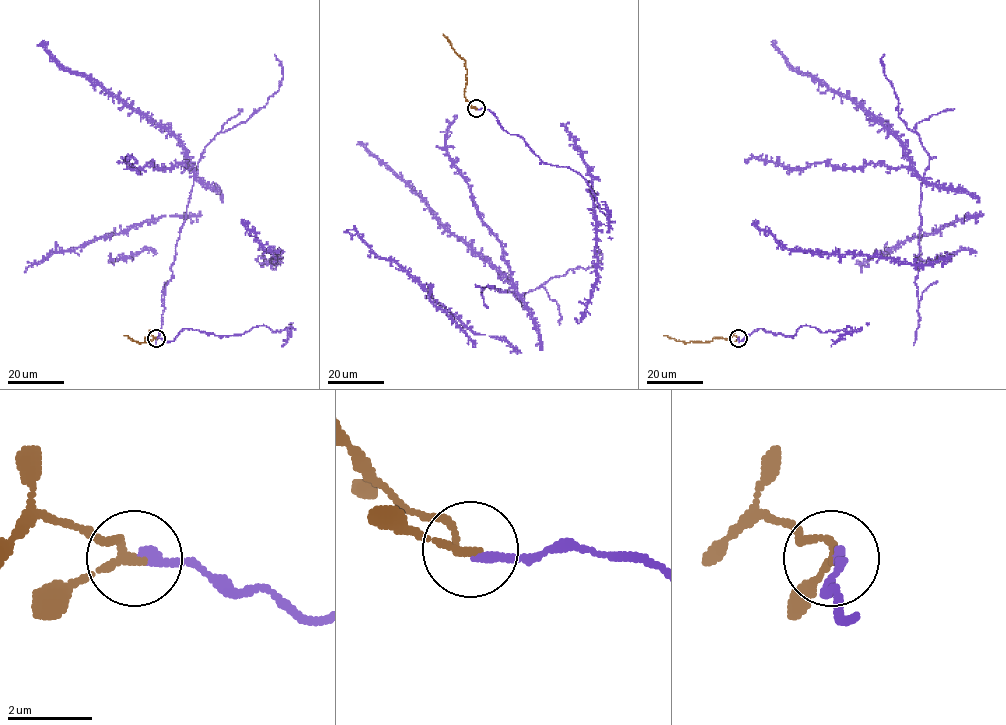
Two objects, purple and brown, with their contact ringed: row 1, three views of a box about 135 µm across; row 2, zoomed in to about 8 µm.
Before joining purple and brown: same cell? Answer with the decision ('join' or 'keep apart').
join

